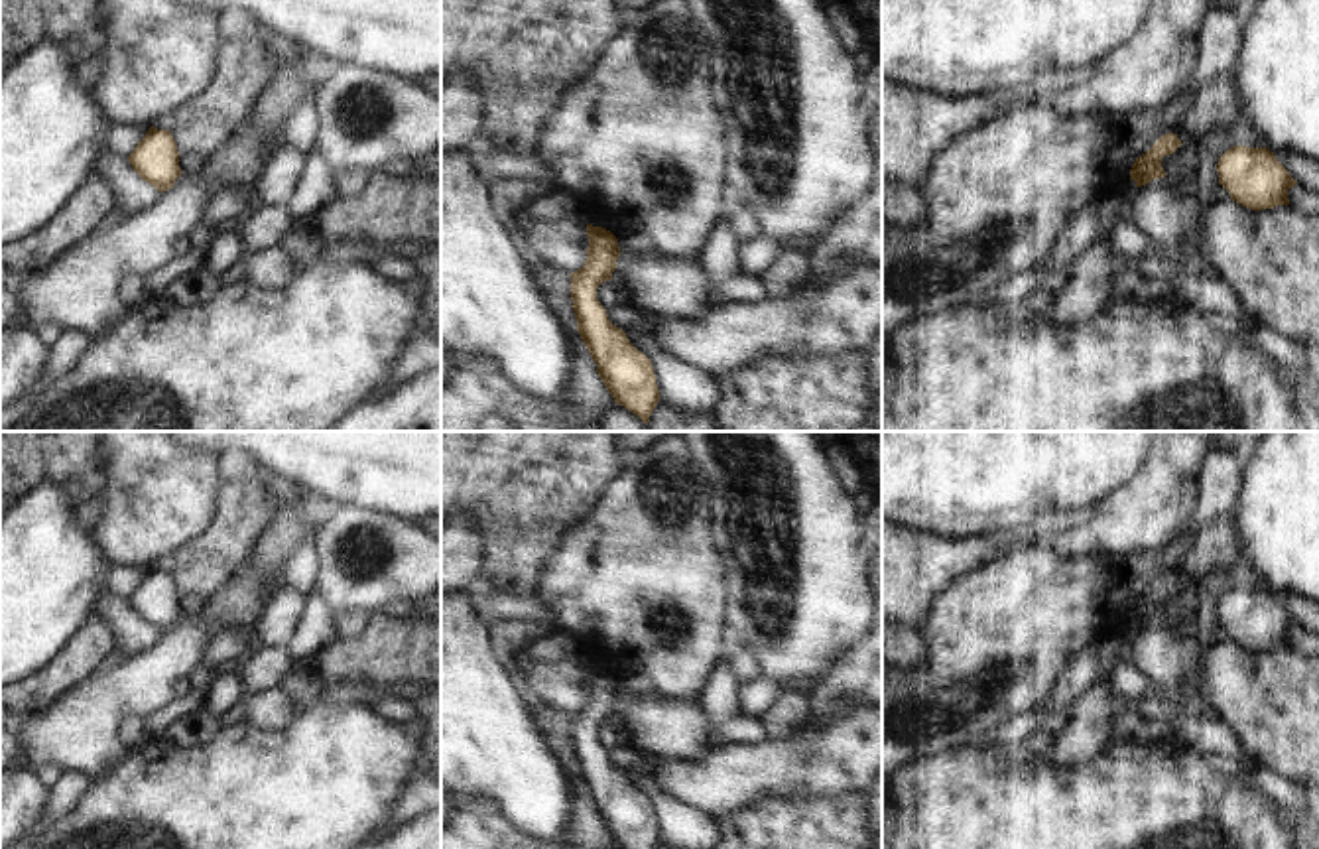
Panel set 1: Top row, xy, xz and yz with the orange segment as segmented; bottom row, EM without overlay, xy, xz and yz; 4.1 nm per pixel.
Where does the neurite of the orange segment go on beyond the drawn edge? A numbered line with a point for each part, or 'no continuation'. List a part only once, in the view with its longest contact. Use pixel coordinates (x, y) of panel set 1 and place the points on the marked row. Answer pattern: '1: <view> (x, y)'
no continuation

